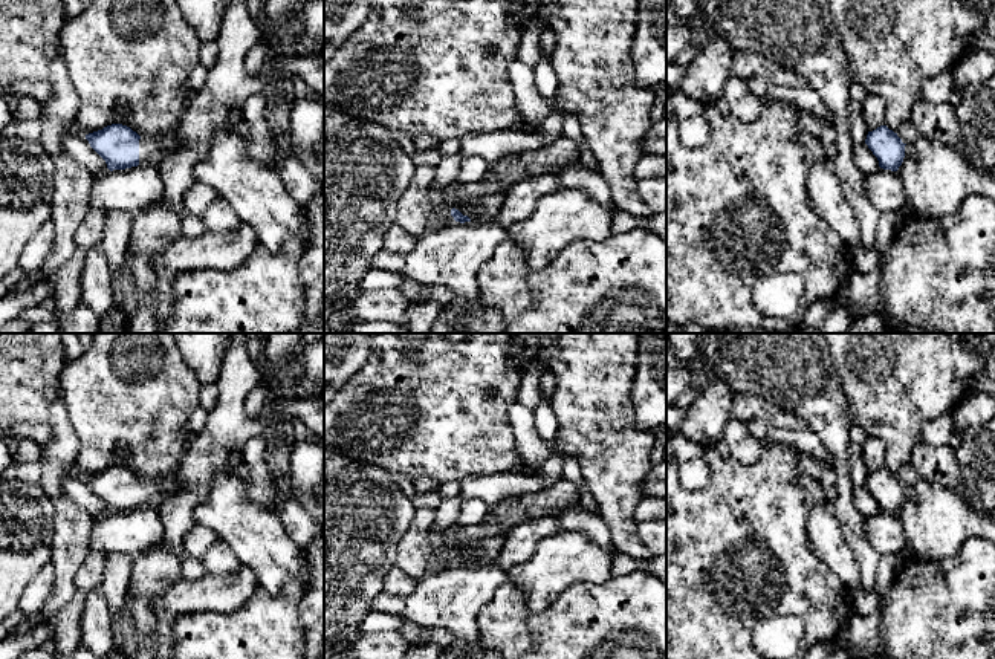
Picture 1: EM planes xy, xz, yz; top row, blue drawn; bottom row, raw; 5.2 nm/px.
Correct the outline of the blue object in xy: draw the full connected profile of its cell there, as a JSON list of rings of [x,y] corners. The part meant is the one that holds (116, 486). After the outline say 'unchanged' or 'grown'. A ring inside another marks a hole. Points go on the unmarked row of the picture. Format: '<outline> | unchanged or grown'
[[[112,466],[86,477],[86,482],[113,514],[157,505],[165,494],[176,489],[176,472],[167,479],[141,480],[127,468]]] | grown

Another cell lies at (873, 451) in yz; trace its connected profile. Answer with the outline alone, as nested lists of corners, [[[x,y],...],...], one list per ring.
[[[868,436],[862,445],[862,460],[867,468],[867,474],[873,474],[880,468],[885,468],[885,445],[877,439]]]

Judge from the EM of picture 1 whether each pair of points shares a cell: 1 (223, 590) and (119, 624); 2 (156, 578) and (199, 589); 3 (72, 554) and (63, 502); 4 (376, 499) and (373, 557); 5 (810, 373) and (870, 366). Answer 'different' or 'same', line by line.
1: same
2: different
3: same
4: same
5: different

